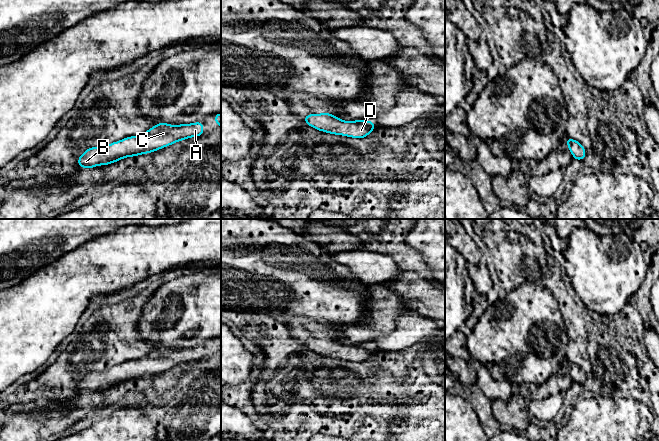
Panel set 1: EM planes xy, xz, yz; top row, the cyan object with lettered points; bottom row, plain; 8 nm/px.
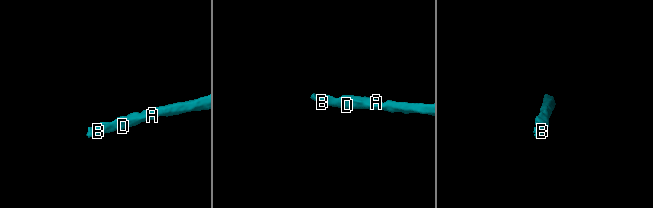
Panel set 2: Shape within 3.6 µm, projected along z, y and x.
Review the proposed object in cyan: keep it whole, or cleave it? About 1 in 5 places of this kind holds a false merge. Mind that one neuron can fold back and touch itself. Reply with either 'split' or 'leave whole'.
leave whole

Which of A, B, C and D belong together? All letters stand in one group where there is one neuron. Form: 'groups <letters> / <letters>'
groups A B C D

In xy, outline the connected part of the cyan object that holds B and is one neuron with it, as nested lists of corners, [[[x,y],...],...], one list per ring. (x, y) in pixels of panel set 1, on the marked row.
[[[161,122],[144,134],[127,137],[105,147],[91,147],[79,158],[81,168],[107,165],[129,156],[151,153],[178,141],[203,136],[203,122],[182,125],[168,125]]]

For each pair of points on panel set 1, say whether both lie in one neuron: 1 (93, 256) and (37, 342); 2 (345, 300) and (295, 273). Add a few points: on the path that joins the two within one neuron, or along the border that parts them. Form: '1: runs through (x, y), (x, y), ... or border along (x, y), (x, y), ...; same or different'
1: runs through (75, 277), (37, 315), (37, 321); same
2: runs through (333, 294), (307, 282); same

